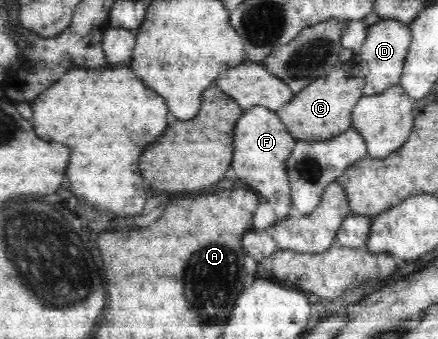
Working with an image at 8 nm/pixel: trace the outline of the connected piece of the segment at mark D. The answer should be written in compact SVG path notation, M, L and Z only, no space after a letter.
M387 18L371 25L367 39L363 42L358 55L360 59L357 71L363 77L363 96L367 94L377 94L389 86L400 85L403 67L405 67L405 57L409 53L410 27L403 24L401 20Z

